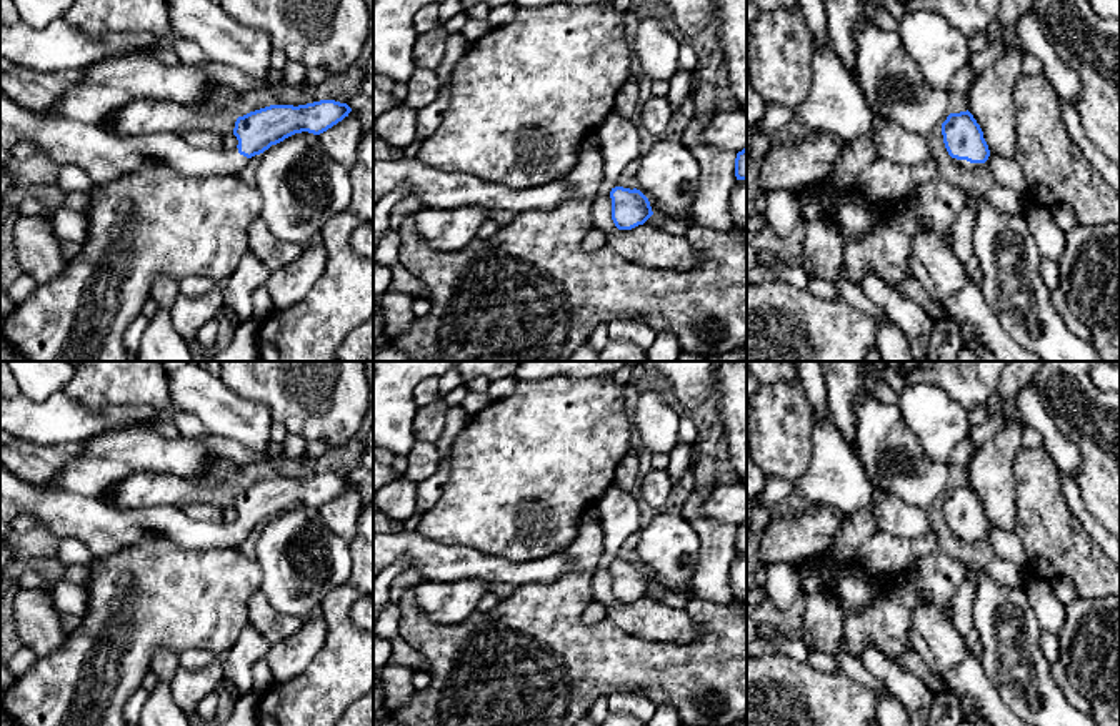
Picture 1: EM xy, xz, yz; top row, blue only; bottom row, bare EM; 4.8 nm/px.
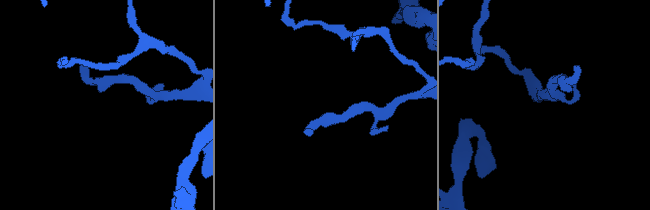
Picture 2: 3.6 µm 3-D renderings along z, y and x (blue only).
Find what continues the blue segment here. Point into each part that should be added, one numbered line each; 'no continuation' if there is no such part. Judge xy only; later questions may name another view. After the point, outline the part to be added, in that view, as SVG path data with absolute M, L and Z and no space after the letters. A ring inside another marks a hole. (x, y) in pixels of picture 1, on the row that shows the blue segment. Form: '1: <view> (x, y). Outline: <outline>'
1: xy (104, 157). Outline: M0 92L0 167L10 165L12 150L20 142L33 143L58 167L82 168L95 185L147 165L165 165L182 177L238 175L250 160L238 148L198 148L175 133L118 137L102 125L42 117Z

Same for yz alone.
1: yz (964, 165). Outline: M952 158L953 163L963 172L975 172L982 163L970 163L967 160Z

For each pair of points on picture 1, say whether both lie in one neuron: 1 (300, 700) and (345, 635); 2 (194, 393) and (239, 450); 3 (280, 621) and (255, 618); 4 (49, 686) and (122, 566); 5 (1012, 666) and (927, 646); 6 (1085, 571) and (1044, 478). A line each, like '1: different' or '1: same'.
1: same
2: different
3: same
4: same
5: different
6: same

